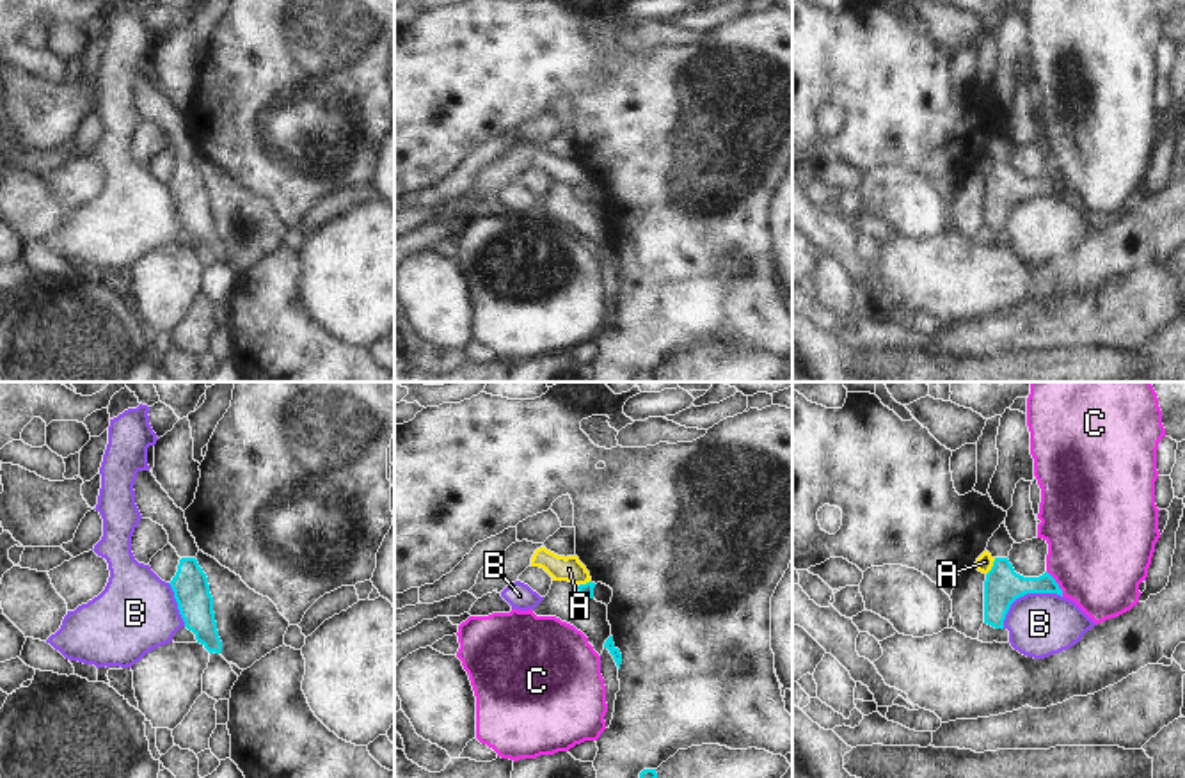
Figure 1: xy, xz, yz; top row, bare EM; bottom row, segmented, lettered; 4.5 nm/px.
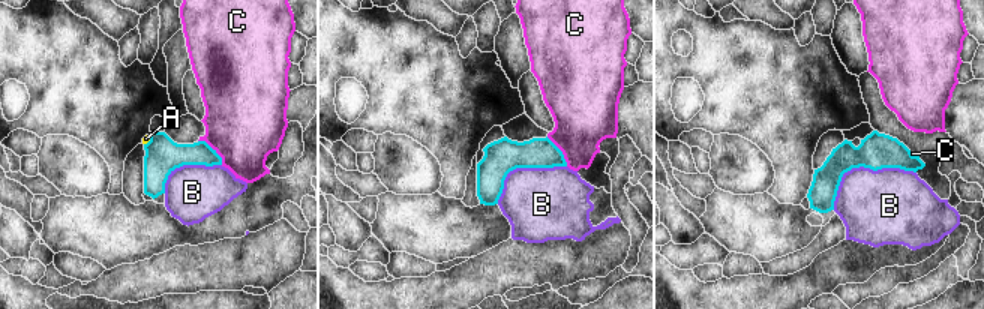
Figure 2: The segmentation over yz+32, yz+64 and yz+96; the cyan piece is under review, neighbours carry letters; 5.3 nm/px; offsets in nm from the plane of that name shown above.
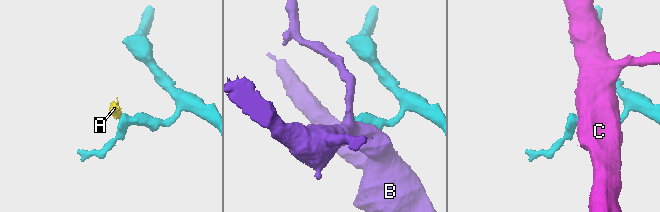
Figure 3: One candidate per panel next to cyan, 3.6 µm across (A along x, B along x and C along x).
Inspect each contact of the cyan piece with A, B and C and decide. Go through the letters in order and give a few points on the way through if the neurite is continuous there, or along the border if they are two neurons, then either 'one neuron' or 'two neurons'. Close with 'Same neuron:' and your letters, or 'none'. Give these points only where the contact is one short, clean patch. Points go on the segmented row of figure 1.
A: along yz (995, 558), (986, 574) | two neurons
B: two neurons
C: along yz (1047, 571), (1063, 595) | two neurons
Same neuron: none

